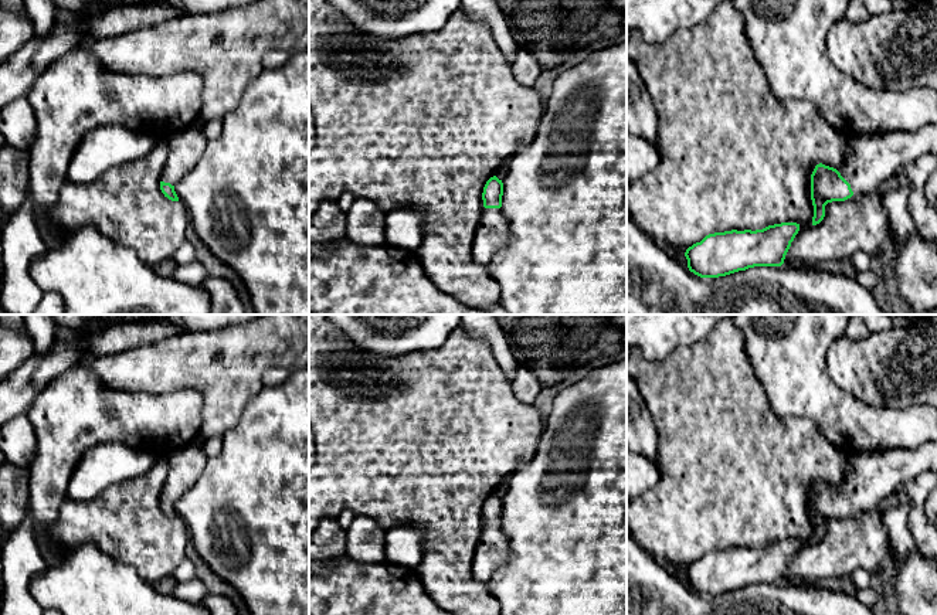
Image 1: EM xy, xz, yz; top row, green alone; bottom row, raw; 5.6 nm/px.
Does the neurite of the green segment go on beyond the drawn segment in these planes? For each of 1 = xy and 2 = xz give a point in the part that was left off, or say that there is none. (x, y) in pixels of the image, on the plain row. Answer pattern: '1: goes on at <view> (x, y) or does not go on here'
1: goes on at xy (184, 466)
2: goes on at xz (492, 551)

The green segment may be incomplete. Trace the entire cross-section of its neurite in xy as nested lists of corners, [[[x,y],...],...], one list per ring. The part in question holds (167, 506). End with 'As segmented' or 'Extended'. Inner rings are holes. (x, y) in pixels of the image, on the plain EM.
[[[190,444],[167,456],[167,478],[163,485],[160,507],[172,519],[179,519],[174,502],[201,476],[207,465],[203,448]]]. Extended

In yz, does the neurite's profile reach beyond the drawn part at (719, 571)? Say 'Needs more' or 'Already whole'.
Already whole

